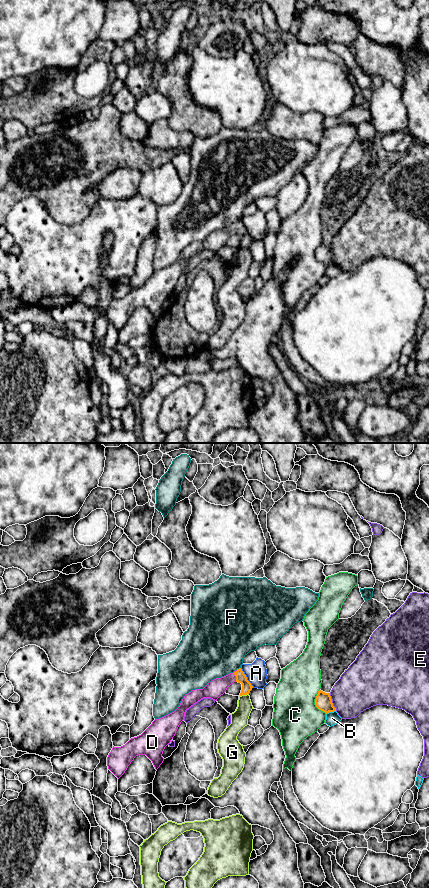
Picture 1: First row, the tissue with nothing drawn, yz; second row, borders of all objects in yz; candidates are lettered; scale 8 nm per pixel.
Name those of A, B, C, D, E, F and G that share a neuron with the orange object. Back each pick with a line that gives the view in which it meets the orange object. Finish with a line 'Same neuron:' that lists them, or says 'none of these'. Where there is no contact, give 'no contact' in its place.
D: meets orange in yz
Same neuron: D

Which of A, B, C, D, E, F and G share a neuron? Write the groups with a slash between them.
A / B / C / D / E / F / G

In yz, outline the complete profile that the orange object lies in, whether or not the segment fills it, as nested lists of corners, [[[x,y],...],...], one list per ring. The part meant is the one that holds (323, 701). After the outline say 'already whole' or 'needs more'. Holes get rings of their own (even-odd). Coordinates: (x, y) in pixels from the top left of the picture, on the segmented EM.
[[[321,690],[318,691],[315,699],[315,705],[319,710],[325,712],[326,714],[336,711],[336,708],[333,706],[330,693],[325,693]]]; already whole

